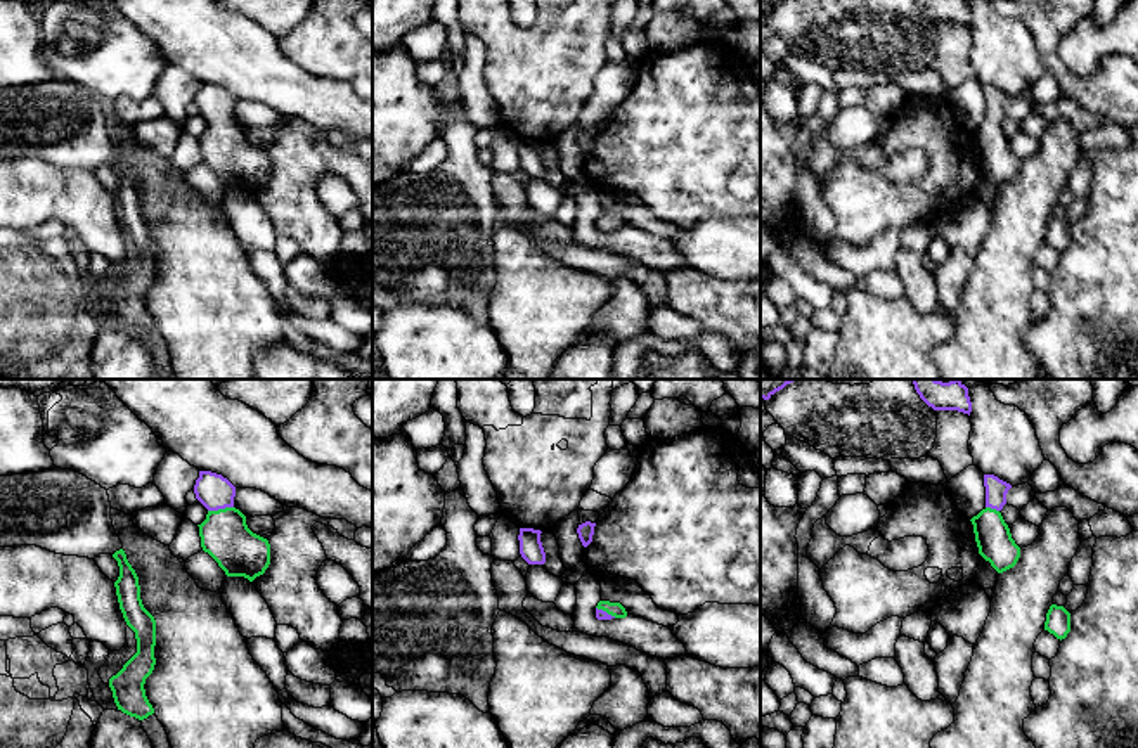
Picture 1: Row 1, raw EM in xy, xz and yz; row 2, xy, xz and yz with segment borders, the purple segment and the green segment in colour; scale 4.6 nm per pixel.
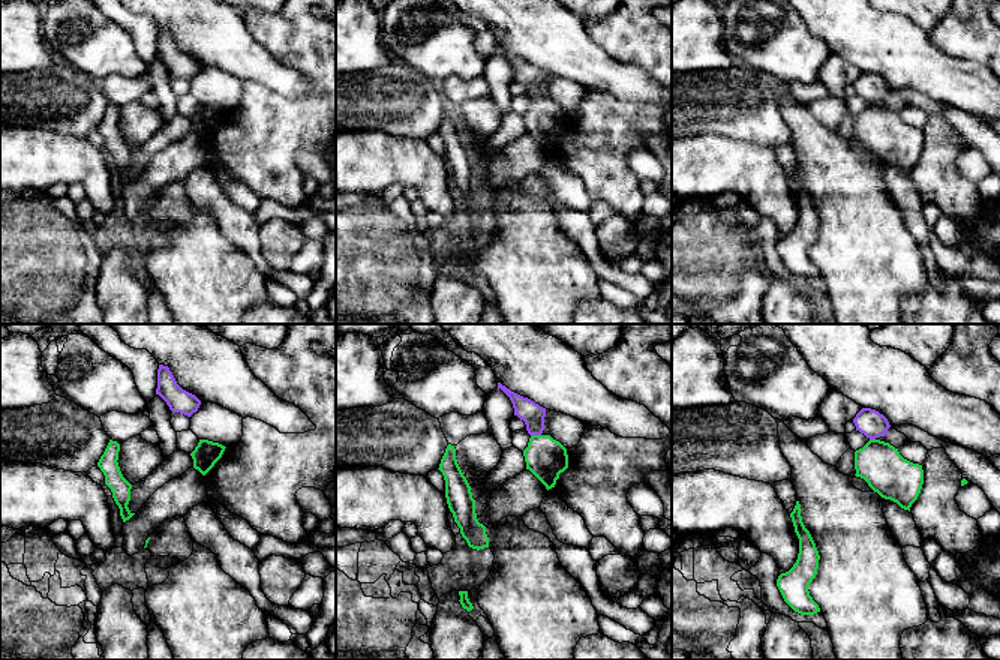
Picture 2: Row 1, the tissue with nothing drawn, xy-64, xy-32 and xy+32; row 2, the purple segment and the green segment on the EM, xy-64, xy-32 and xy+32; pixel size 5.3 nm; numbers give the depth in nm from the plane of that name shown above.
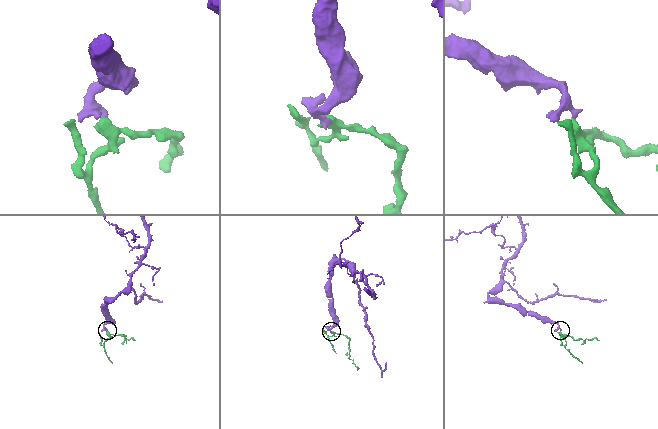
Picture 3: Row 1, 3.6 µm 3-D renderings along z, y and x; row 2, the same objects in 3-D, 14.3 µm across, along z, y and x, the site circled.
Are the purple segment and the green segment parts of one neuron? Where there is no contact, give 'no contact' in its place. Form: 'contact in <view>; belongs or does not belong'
contact in xy; belongs

